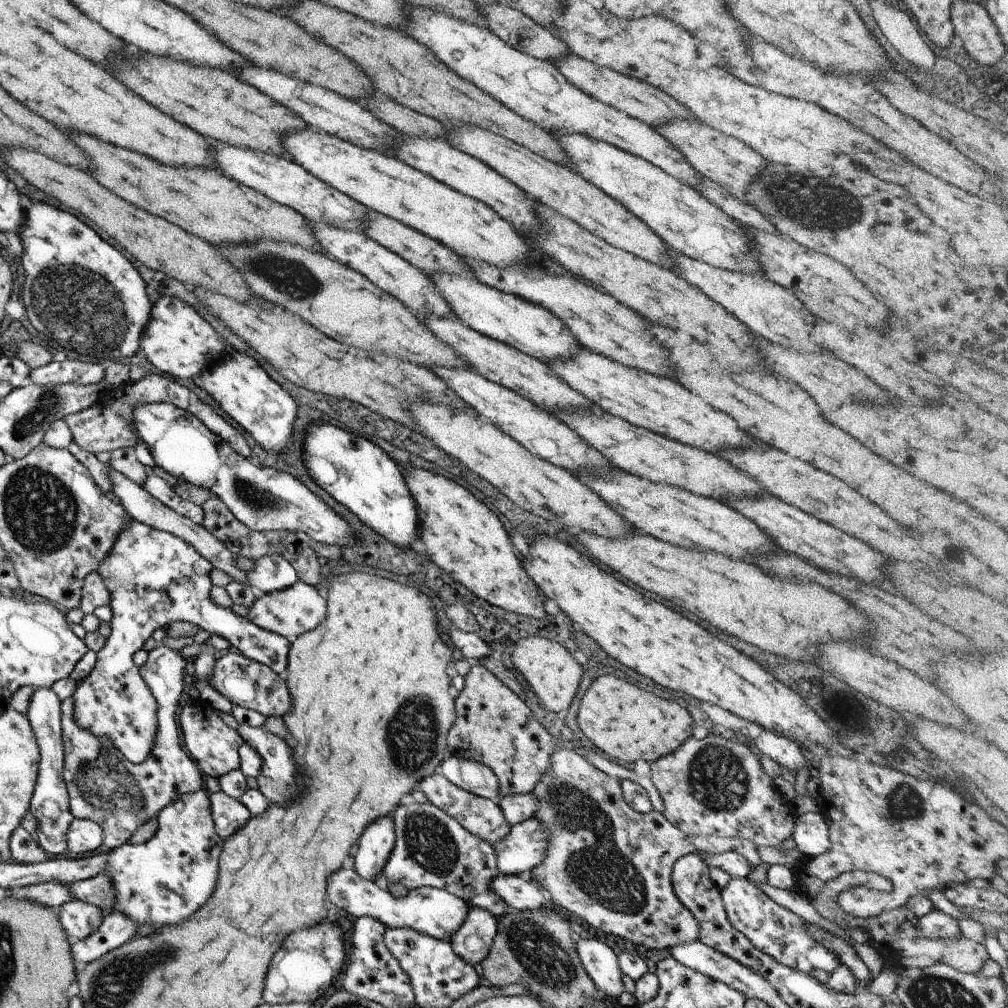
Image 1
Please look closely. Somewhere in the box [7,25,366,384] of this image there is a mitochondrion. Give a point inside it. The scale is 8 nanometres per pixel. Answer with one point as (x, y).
(85, 310)

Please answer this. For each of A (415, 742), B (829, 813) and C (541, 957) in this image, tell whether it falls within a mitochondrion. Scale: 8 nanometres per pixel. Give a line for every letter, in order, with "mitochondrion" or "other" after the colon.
A: mitochondrion
B: other
C: mitochondrion

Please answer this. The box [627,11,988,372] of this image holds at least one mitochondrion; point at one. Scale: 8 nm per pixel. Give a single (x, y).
(816, 206)

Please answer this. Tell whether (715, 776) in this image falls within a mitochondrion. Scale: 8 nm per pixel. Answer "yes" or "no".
yes

